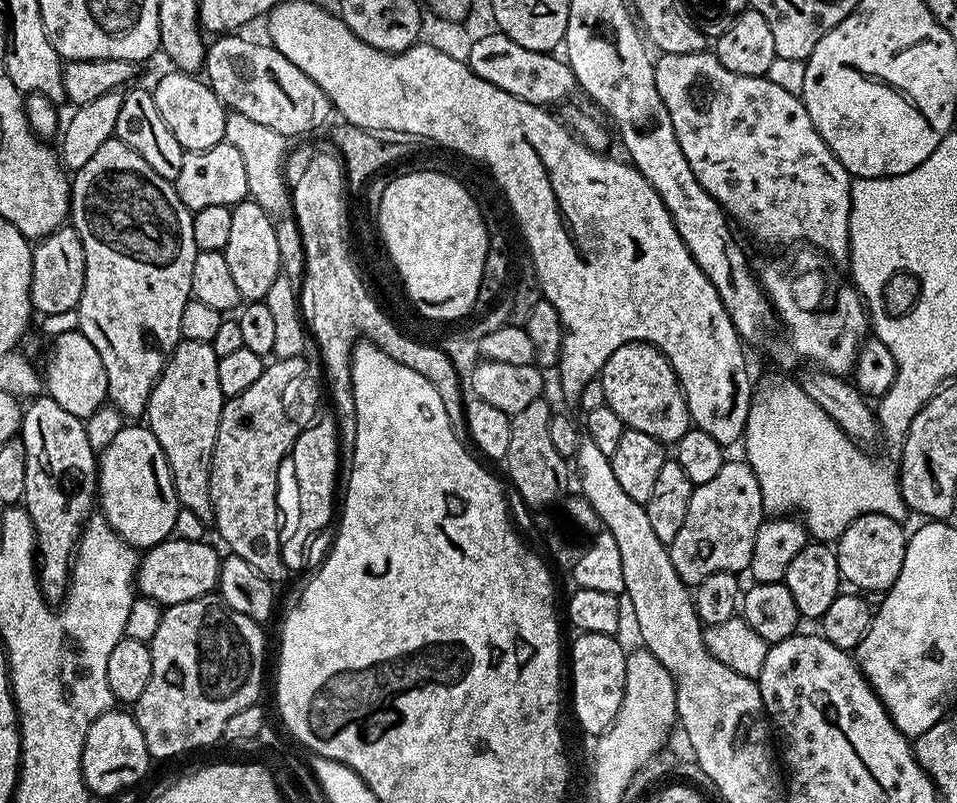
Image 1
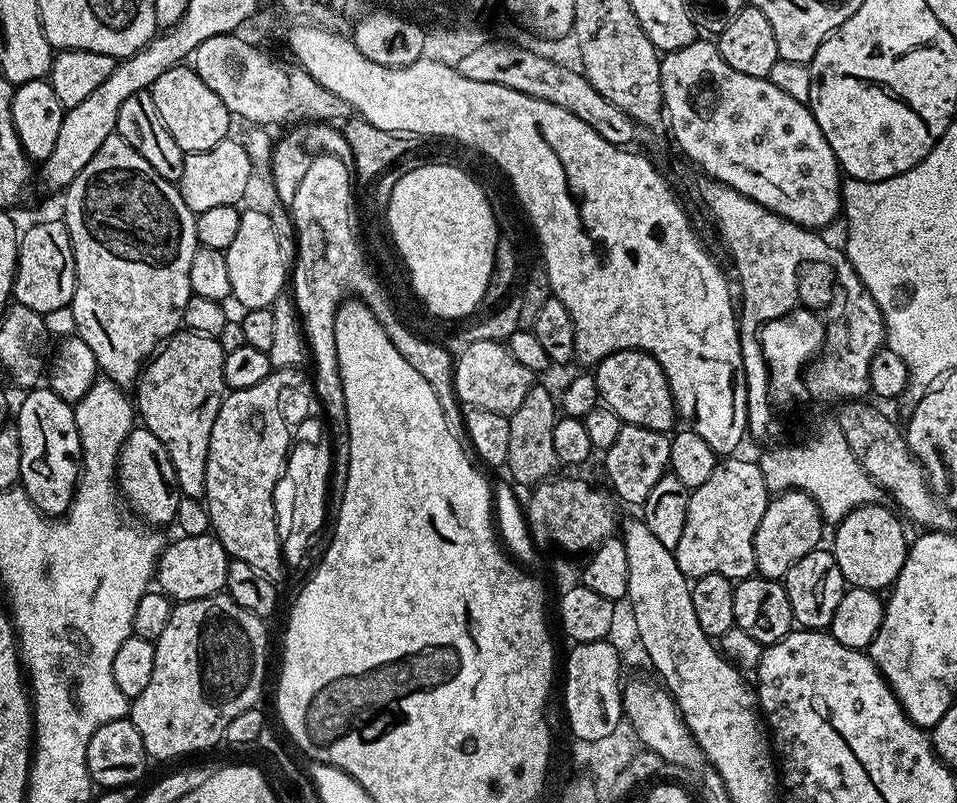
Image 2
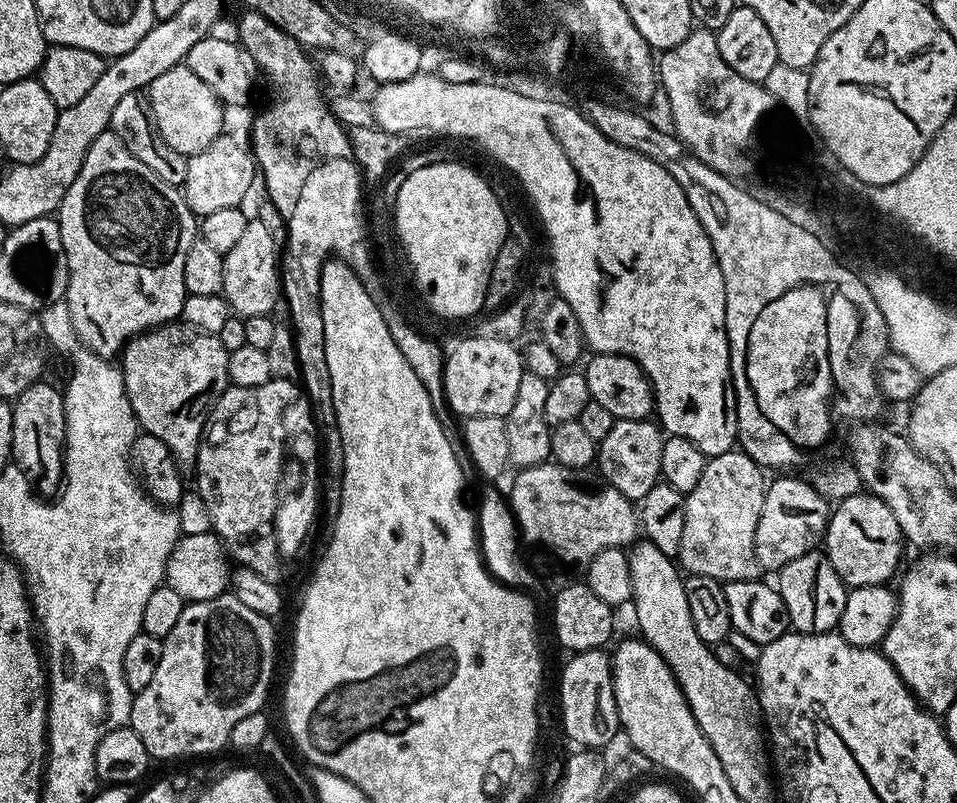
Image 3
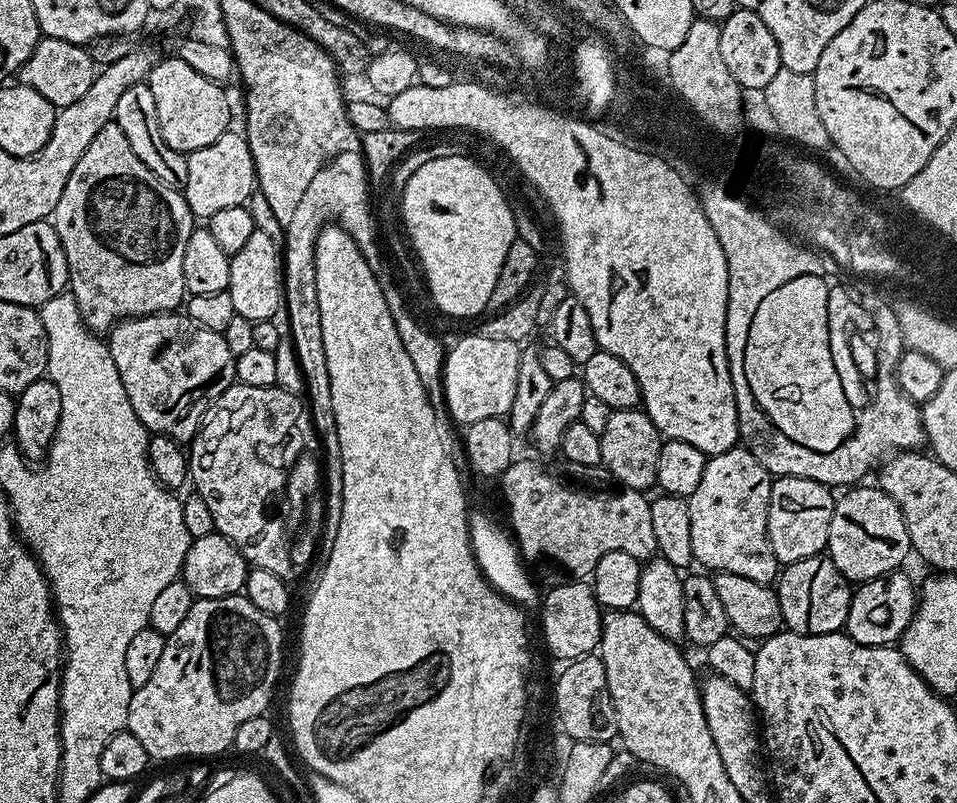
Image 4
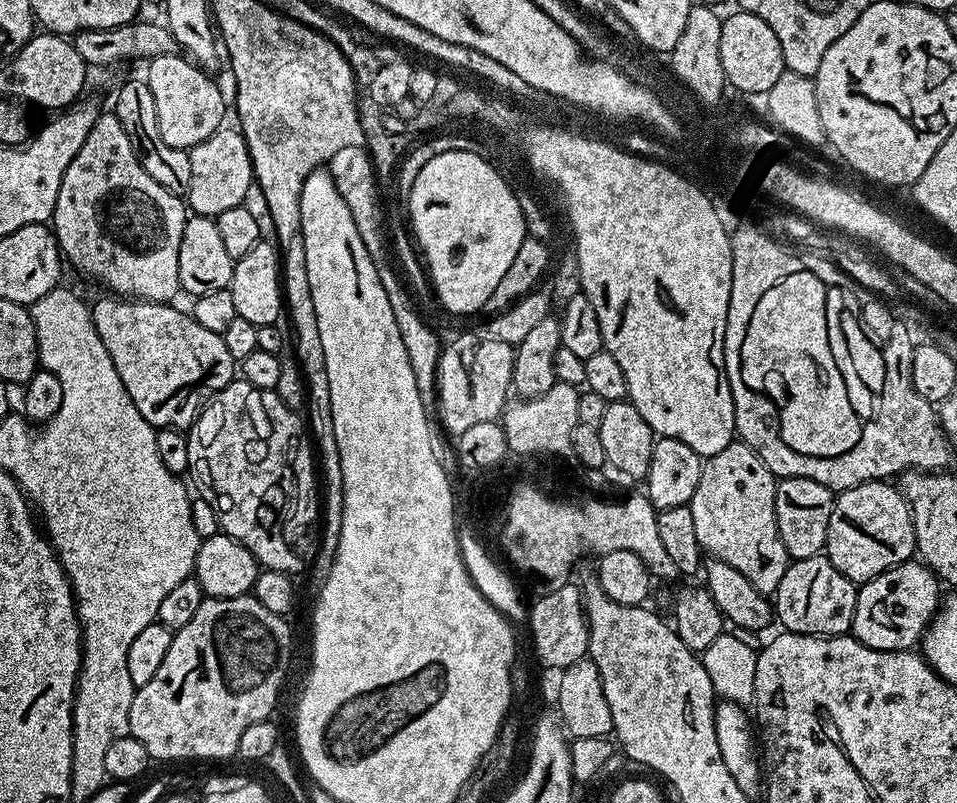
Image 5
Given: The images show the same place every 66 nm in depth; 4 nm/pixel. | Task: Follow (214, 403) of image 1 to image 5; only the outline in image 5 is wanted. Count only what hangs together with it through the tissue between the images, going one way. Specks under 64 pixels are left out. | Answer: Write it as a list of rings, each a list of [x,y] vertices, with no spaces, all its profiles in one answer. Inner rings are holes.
[[[104,294],[90,308],[98,338],[102,338],[102,346],[106,346],[106,354],[110,354],[114,370],[118,370],[118,378],[122,378],[122,386],[126,386],[134,406],[138,406],[138,414],[142,414],[142,418],[146,418],[146,422],[150,422],[157,430],[191,428],[201,408],[227,384],[231,384],[238,372],[238,361],[230,358],[230,350],[226,350],[221,333],[206,330],[206,326],[198,326],[198,322],[187,311],[179,312],[172,307],[176,306]]]

